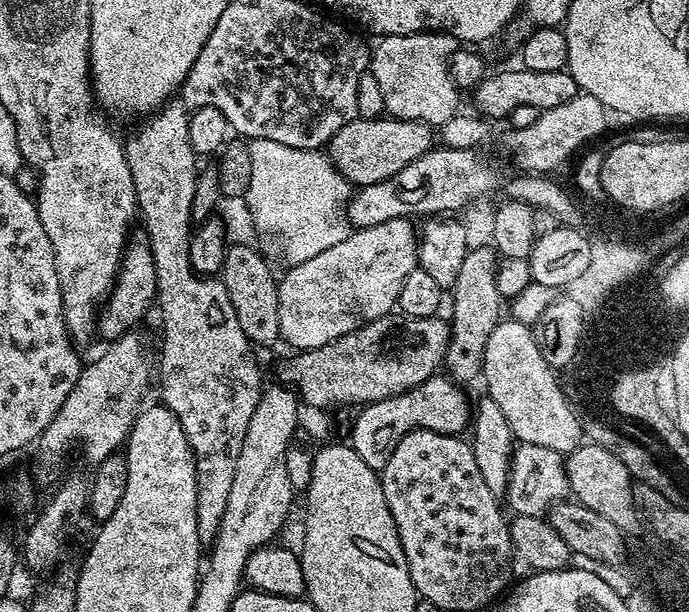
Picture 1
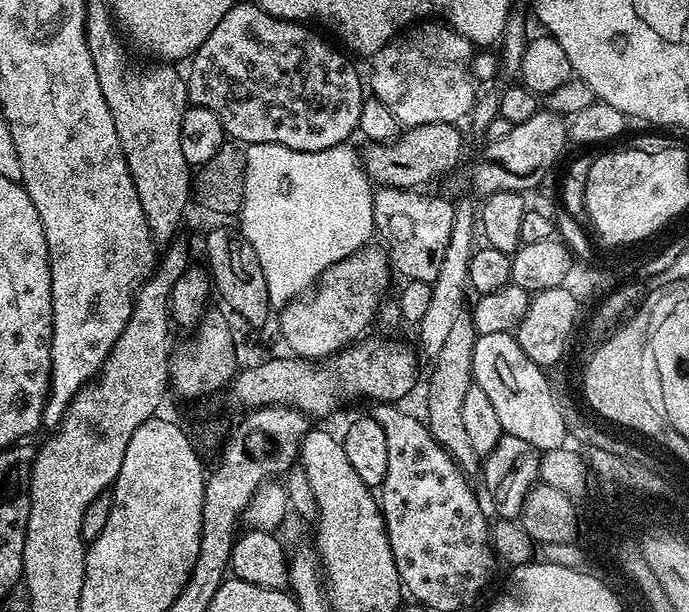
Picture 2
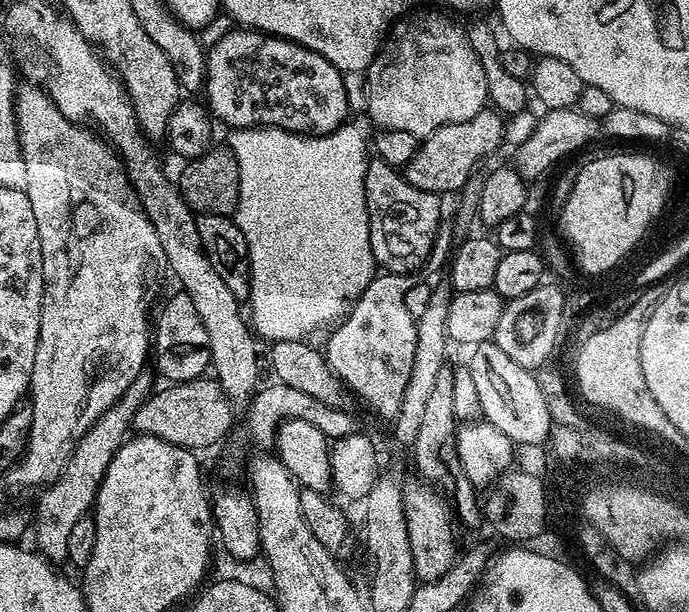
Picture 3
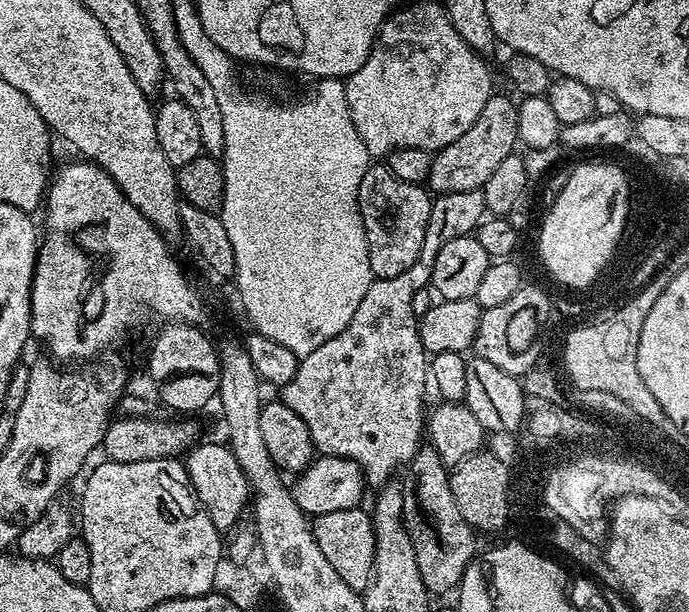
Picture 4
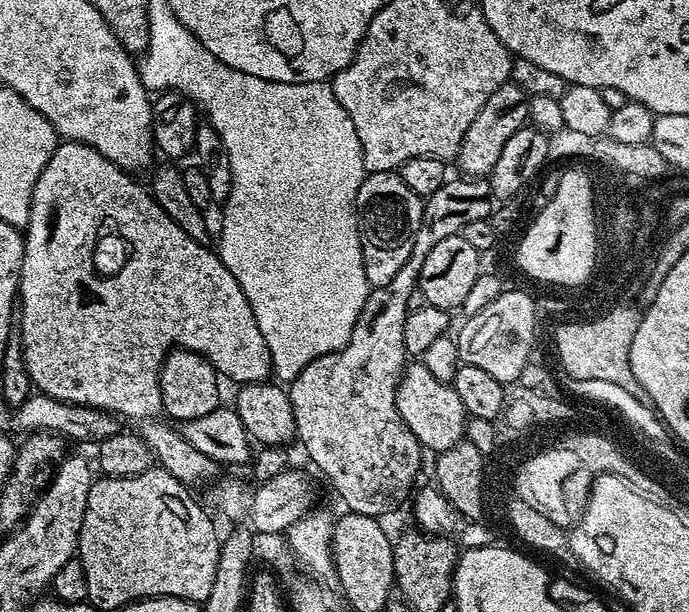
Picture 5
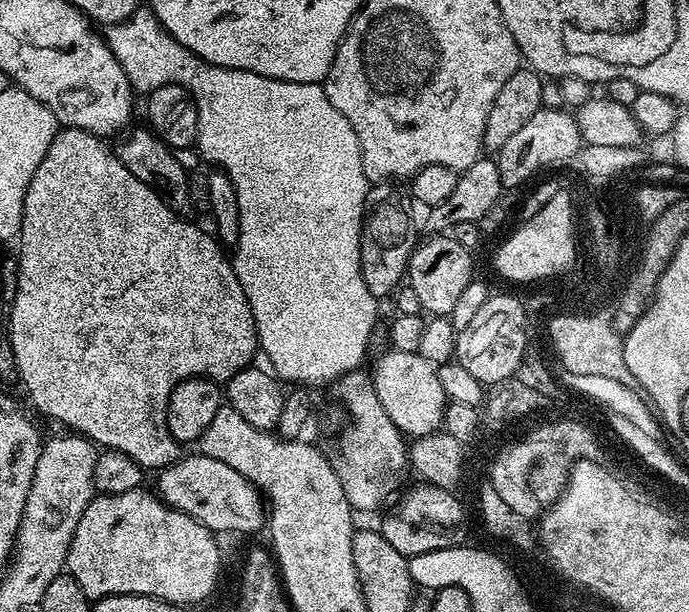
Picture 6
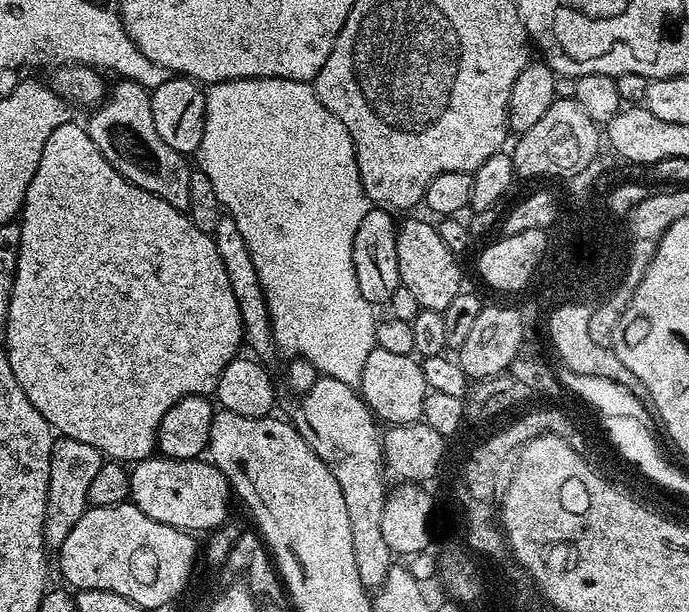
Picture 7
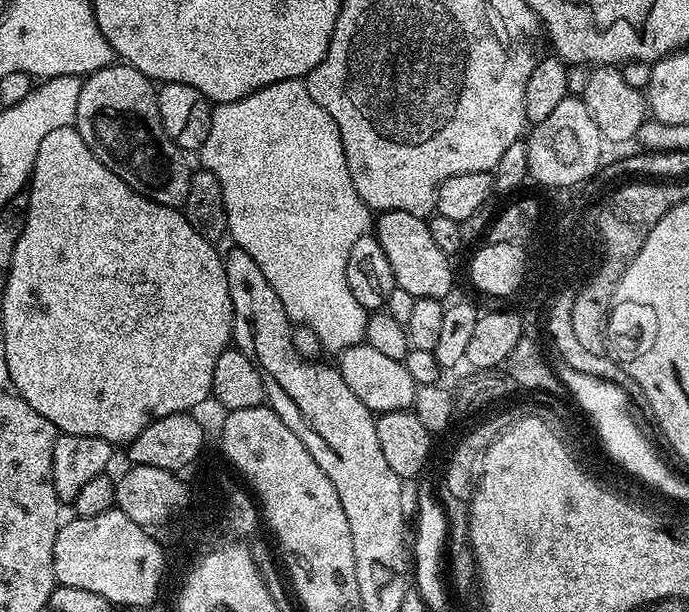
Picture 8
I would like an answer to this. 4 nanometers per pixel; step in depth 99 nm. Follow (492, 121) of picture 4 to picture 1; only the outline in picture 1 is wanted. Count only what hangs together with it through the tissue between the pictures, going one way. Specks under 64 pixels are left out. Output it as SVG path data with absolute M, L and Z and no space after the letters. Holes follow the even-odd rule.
M381 118L378 120L354 119L344 126L326 145L326 155L338 174L352 186L363 186L391 180L404 166L432 151L434 132L431 127L417 120Z

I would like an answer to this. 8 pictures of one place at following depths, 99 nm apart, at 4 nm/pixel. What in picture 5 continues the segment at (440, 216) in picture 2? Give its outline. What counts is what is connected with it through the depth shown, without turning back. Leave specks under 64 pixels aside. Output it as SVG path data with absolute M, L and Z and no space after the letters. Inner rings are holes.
M376 171L365 175L356 195L356 210L366 278L372 288L381 288L394 282L394 274L398 274L398 270L402 270L406 258L410 258L410 250L414 250L416 235L420 229L420 223L424 220L424 200L418 194L414 194L414 190L410 190L410 186L406 186L402 182L397 171Z

